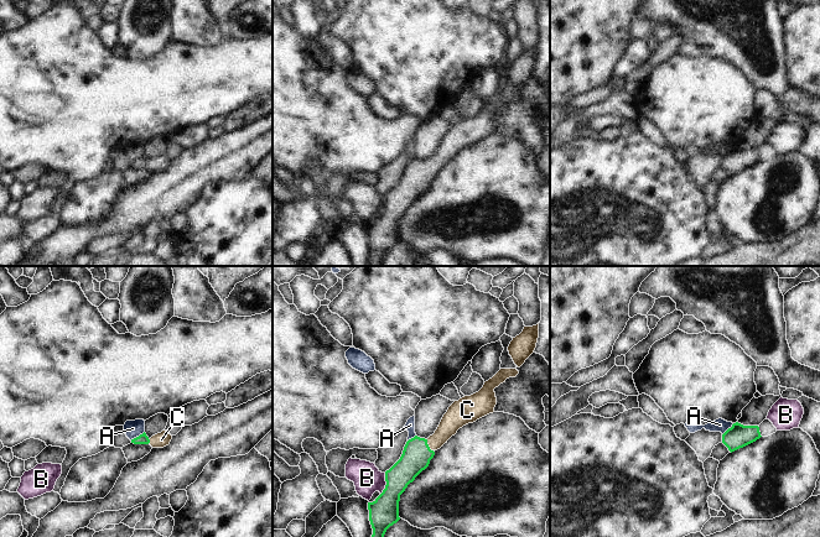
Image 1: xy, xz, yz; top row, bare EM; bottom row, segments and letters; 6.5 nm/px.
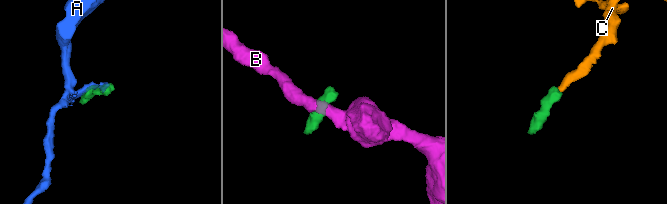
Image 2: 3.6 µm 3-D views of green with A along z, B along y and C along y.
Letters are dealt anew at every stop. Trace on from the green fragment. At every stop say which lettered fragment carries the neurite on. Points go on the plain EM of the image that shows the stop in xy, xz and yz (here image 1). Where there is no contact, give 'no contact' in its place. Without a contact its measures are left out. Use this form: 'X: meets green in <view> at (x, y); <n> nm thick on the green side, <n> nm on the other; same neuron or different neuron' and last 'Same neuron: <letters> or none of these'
A: meets green in xy at (136, 160); 70 nm thick on the green side, 110 nm on the other; different neuron
B: meets green in xz at (387, 207); 190 nm thick on the green side, 190 nm on the other; different neuron
C: meets green in xz at (427, 168); 190 nm thick on the green side, 140 nm on the other; same neuron
Same neuron: C

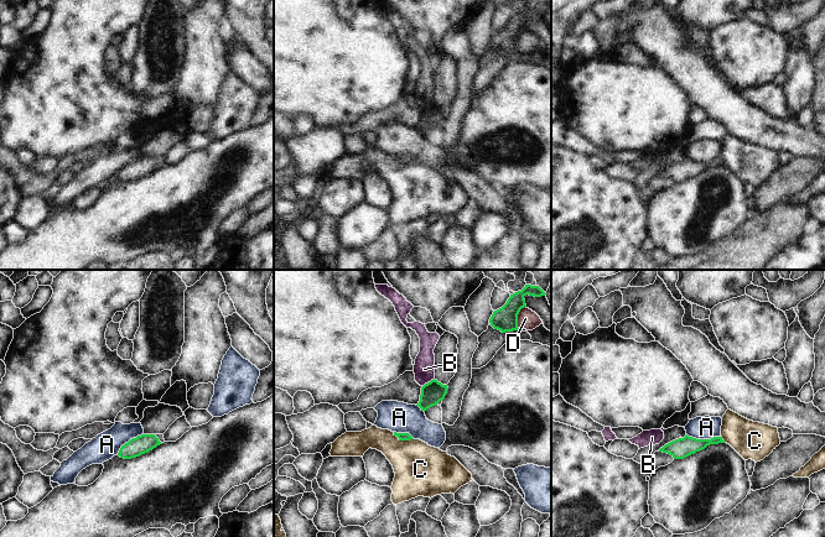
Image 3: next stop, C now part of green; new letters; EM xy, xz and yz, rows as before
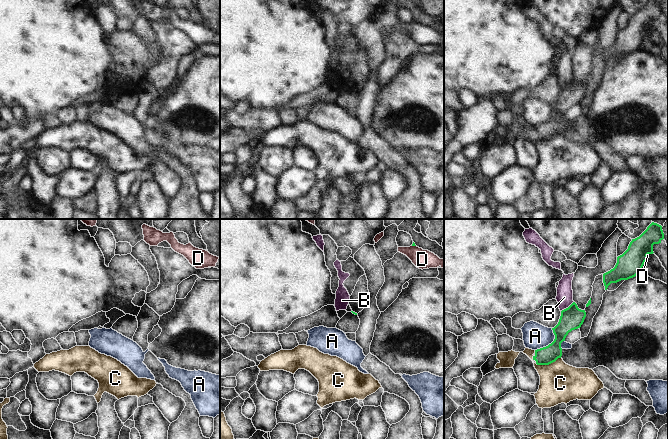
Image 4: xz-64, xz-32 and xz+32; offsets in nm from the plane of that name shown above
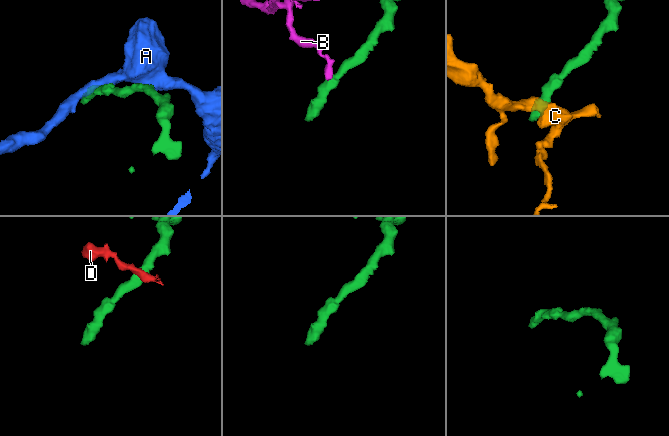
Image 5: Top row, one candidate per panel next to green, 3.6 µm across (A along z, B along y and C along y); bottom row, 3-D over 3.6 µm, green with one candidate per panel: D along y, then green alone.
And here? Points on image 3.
A: meets green in yz at (704, 162); 130 nm thick on the green side, 150 nm on the other; different neuron
B: meets green in xz at (427, 105); 150 nm thick on the green side, 140 nm on the other; different neuron
C: meets green in xz at (403, 162); 50 nm thick on the green side, 340 nm on the other; different neuron
D: meets green in xz at (517, 40); 160 nm thick on the green side, 130 nm on the other; different neuron
Same neuron: none of these

